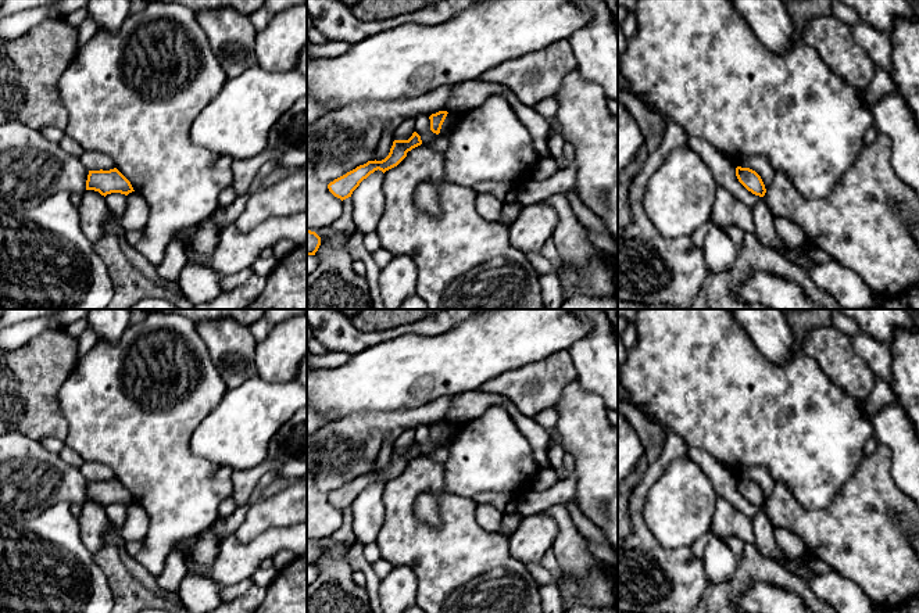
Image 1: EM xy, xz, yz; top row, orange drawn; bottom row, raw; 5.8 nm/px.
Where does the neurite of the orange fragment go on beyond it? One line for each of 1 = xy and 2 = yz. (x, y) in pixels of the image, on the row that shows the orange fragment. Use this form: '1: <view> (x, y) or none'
1: none
2: none

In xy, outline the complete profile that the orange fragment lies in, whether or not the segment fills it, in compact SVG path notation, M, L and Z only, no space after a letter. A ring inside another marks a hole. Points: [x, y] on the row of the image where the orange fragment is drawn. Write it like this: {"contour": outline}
{"contour": "M117 169L89 171L86 190L99 191L101 196L121 193L128 196L135 191L130 182Z"}

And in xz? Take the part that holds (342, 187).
{"contour": "M414 132L408 140L394 140L390 153L385 159L368 161L366 164L357 166L355 169L330 182L328 184L328 189L335 197L343 201L351 197L353 191L371 173L373 173L378 169L385 173L386 171L397 166L407 157L408 151L421 144L421 136L416 132Z"}

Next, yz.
{"contour": "M736 168L736 176L739 182L752 194L764 197L766 193L765 184L761 176L750 168Z"}

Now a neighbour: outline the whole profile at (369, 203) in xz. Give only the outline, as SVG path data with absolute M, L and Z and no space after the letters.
M375 171L351 194L354 202L355 232L362 236L376 230L385 212L386 198L383 194L383 172Z

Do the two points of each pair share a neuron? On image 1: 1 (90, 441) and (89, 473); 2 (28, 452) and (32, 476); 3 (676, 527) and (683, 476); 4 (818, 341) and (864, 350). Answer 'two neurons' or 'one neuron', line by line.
1: two neurons
2: one neuron
3: one neuron
4: two neurons

